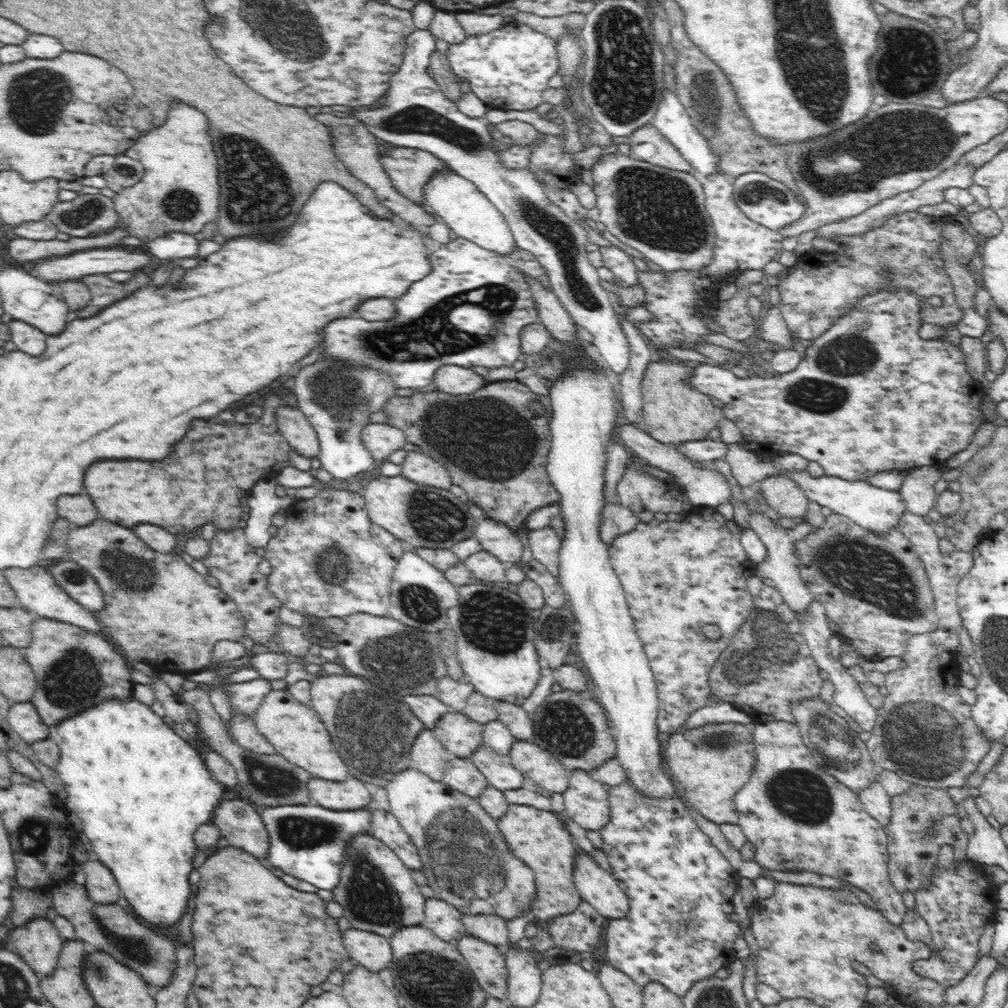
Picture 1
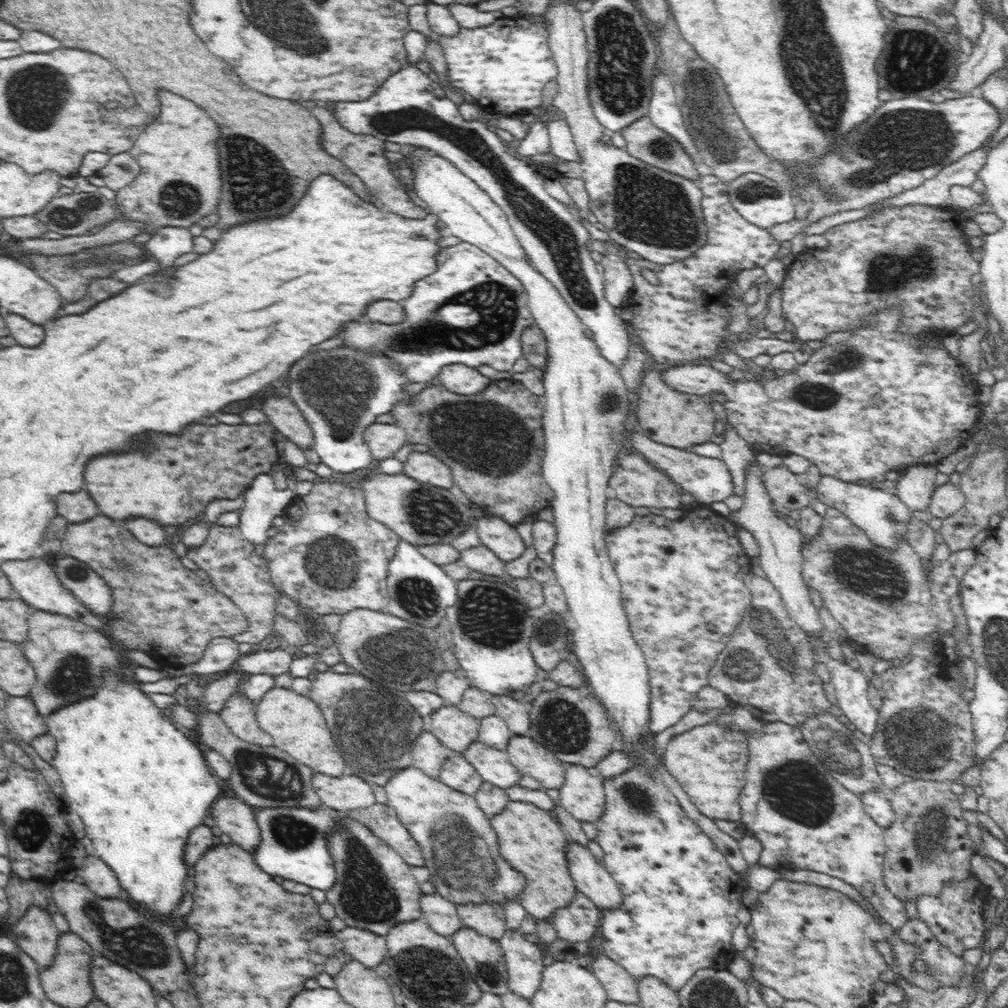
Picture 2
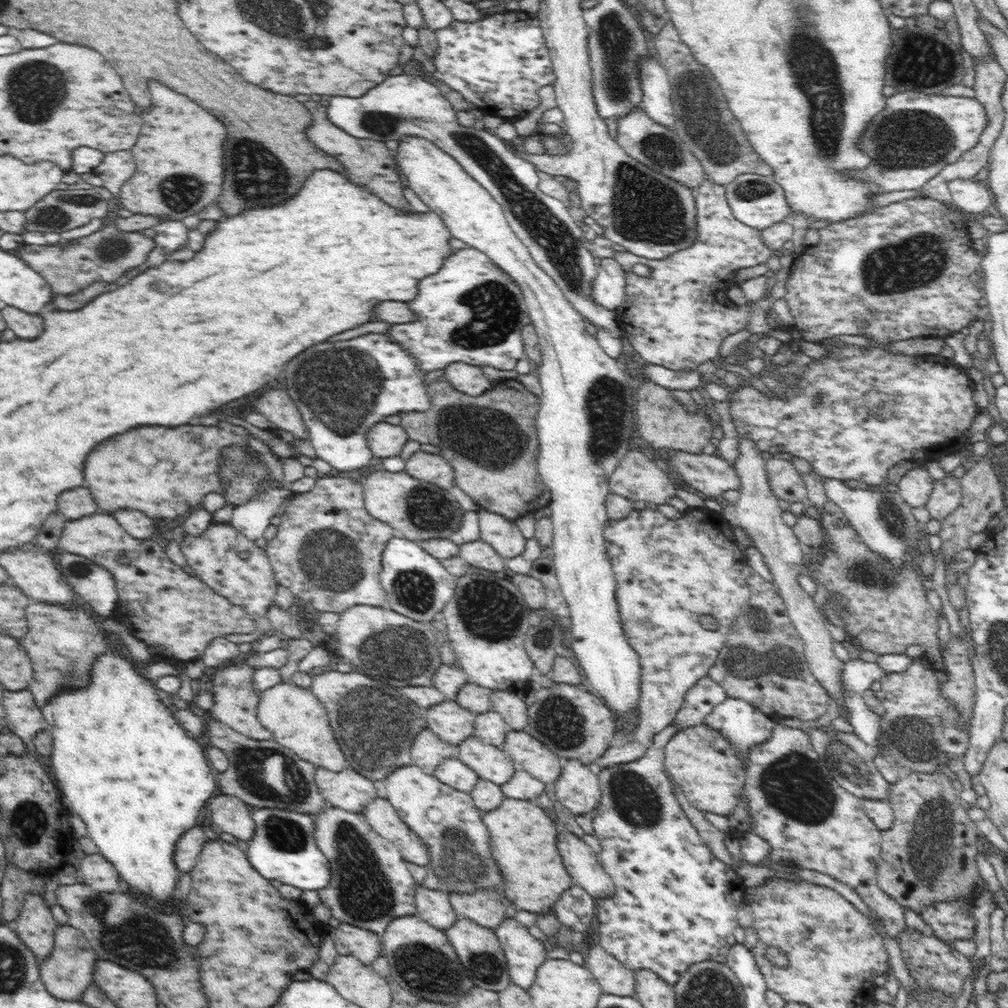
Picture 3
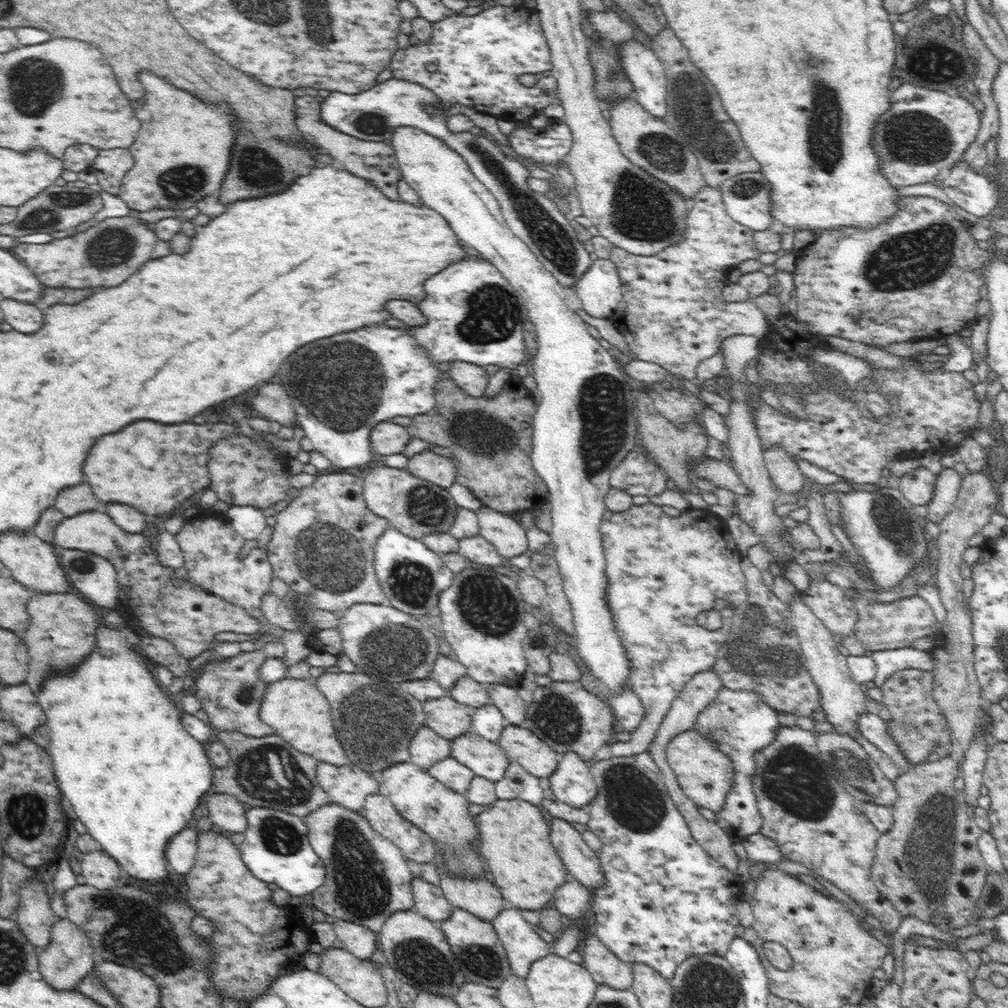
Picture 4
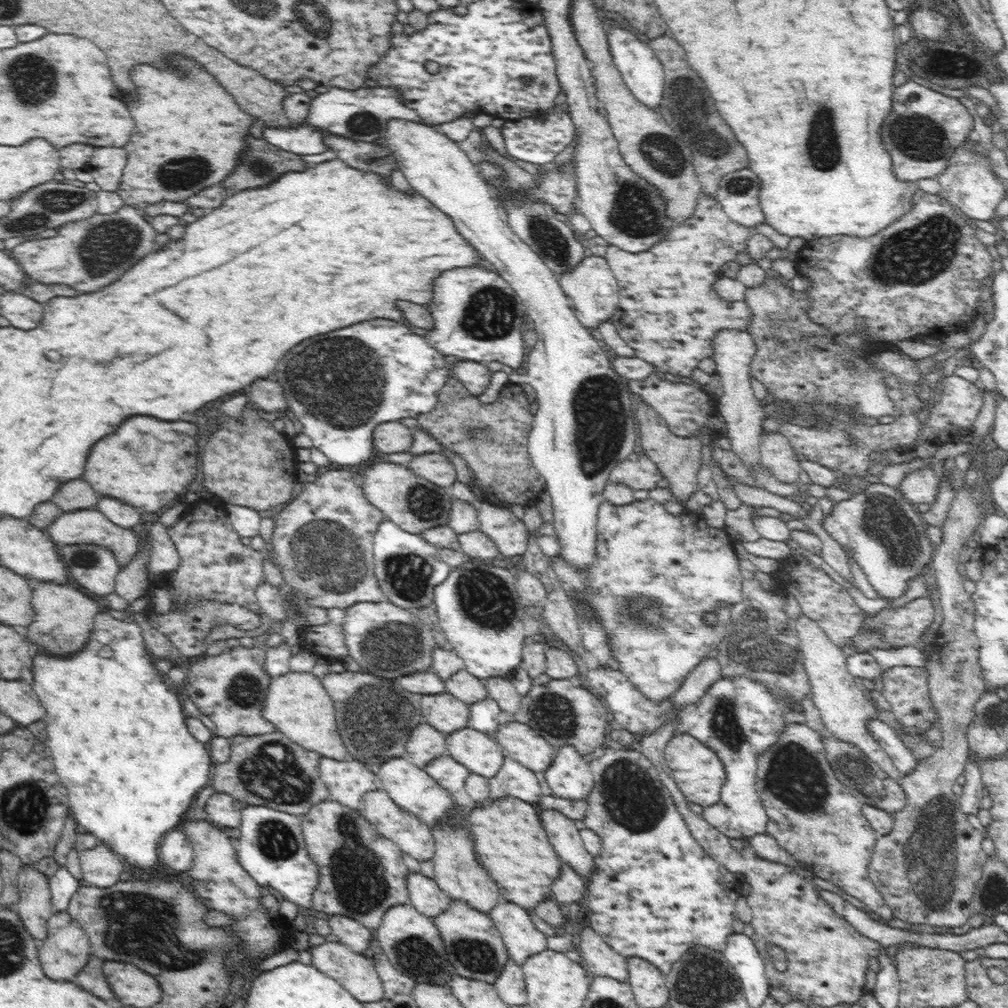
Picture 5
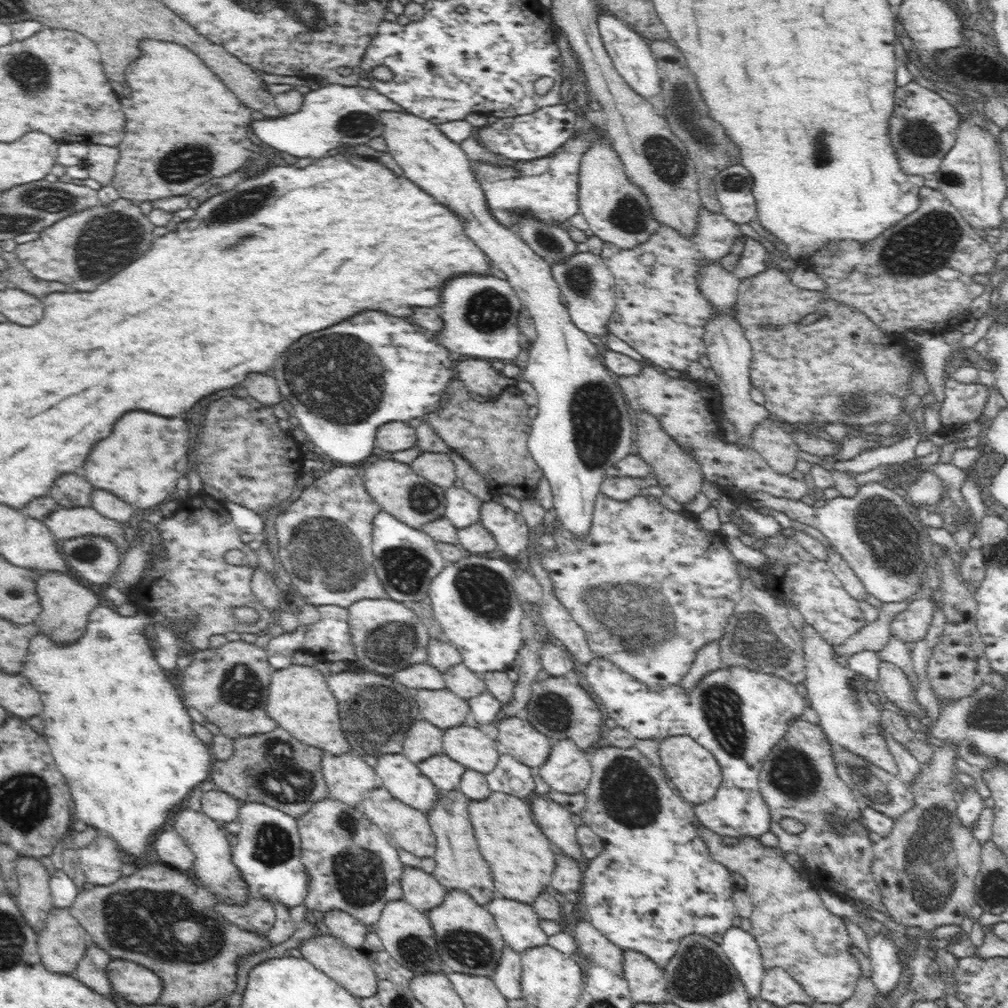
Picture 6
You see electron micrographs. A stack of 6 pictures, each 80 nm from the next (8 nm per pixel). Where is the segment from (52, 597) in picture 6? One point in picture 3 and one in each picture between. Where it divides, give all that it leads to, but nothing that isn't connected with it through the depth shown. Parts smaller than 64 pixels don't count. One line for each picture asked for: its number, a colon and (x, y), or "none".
3: (61, 641)
4: (62, 629)
5: (63, 621)

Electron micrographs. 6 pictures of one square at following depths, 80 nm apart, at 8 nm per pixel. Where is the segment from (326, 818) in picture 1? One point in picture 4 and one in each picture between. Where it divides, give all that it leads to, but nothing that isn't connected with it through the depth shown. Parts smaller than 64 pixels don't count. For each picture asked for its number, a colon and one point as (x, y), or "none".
2: (294, 845)
3: (283, 848)
4: (275, 849)

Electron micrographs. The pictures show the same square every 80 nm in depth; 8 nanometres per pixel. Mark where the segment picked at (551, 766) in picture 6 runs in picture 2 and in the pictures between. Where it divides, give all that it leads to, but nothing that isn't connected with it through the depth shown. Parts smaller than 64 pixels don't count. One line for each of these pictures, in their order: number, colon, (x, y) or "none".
2: (582, 794)
3: (577, 788)
4: (572, 782)
5: (569, 776)

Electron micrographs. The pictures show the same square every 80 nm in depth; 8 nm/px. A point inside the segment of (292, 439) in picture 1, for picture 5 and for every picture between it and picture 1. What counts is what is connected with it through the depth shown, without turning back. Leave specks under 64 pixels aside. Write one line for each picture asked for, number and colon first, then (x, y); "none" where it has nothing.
2: (281, 411)
3: (275, 405)
4: (271, 400)
5: (266, 394)

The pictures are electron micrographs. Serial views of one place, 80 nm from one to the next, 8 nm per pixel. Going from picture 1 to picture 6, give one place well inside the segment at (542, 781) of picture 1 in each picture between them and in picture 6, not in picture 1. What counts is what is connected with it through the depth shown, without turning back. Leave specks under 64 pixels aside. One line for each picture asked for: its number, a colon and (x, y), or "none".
2: (531, 758)
3: (527, 753)
4: (521, 745)
5: (519, 741)
6: (517, 737)

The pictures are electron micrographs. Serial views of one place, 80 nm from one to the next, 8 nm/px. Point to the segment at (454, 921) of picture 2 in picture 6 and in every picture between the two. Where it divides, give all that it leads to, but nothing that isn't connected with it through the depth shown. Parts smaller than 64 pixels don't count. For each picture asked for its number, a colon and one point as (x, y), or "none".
3: (434, 906)
4: (429, 899)
5: (426, 896)
6: (422, 890)

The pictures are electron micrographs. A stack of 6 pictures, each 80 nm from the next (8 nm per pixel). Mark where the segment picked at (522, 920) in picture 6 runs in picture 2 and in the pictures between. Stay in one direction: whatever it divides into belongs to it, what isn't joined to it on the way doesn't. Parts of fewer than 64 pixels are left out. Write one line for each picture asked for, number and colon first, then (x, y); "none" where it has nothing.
2: (524, 962)
3: (524, 953)
4: (522, 945)
5: (519, 934)

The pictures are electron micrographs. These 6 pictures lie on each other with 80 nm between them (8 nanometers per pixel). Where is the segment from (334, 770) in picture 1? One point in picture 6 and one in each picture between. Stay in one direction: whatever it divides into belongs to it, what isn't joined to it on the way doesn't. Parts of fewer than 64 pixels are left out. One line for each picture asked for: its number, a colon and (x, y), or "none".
2: (297, 725)
3: (298, 720)
4: (298, 713)
5: (296, 703)
6: (300, 701)

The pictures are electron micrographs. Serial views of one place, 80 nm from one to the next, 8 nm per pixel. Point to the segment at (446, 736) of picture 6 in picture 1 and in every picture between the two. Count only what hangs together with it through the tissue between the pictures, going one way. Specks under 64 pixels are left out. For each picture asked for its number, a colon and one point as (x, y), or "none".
1: (499, 771)
2: (494, 765)
3: (491, 763)
4: (485, 758)
5: (483, 756)

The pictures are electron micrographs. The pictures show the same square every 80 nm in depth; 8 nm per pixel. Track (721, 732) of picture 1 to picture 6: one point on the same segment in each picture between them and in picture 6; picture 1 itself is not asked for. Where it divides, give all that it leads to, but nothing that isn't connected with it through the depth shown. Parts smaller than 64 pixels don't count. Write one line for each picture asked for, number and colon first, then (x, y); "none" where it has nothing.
2: (709, 762)
3: (701, 761)
4: (705, 774)
5: (699, 773)
6: (694, 771)

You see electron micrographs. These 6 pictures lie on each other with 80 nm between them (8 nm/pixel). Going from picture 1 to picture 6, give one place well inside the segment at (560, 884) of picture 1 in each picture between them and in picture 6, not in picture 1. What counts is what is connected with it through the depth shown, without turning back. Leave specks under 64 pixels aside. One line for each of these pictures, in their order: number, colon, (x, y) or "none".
2: (532, 842)
3: (523, 840)
4: (515, 841)
5: (511, 840)
6: (522, 860)

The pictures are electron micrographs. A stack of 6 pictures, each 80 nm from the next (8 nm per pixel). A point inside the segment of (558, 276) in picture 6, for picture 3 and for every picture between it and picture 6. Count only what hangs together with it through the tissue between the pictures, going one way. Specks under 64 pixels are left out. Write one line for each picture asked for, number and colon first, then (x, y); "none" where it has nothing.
3: (608, 286)
4: (598, 292)
5: (591, 287)

